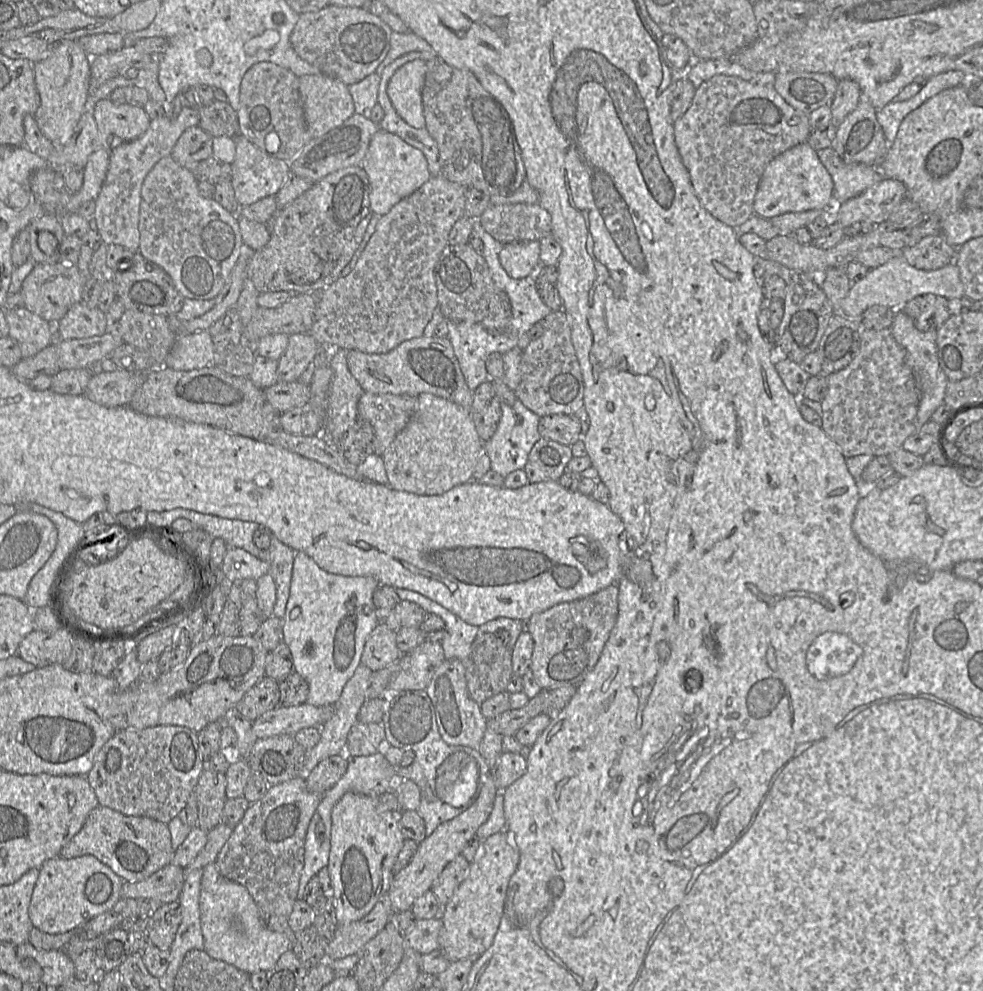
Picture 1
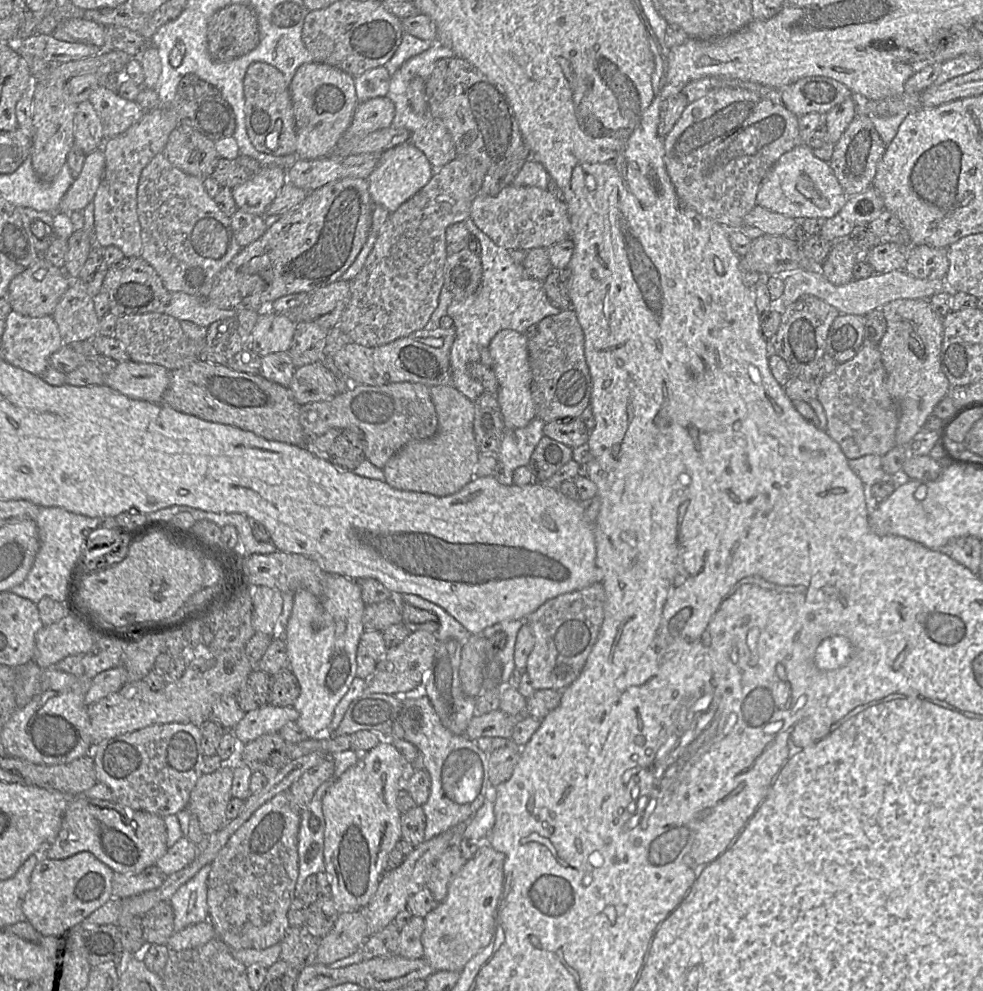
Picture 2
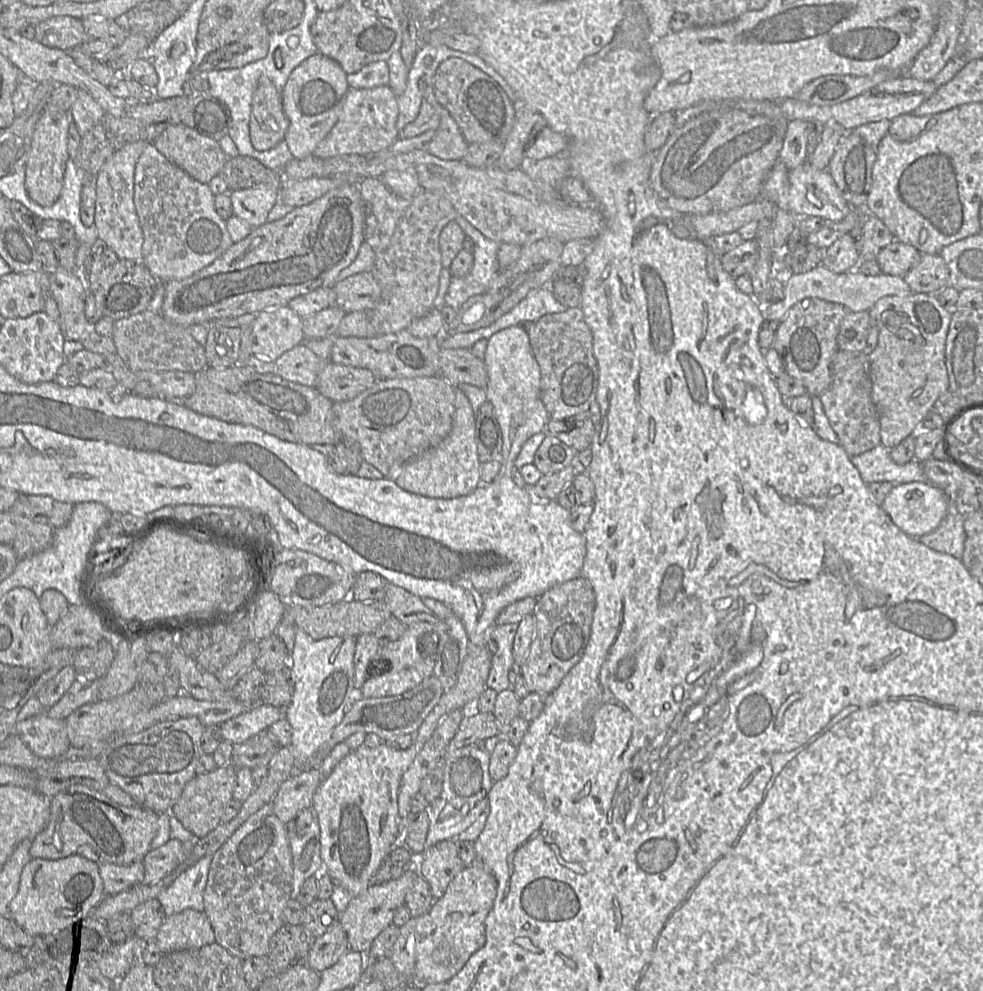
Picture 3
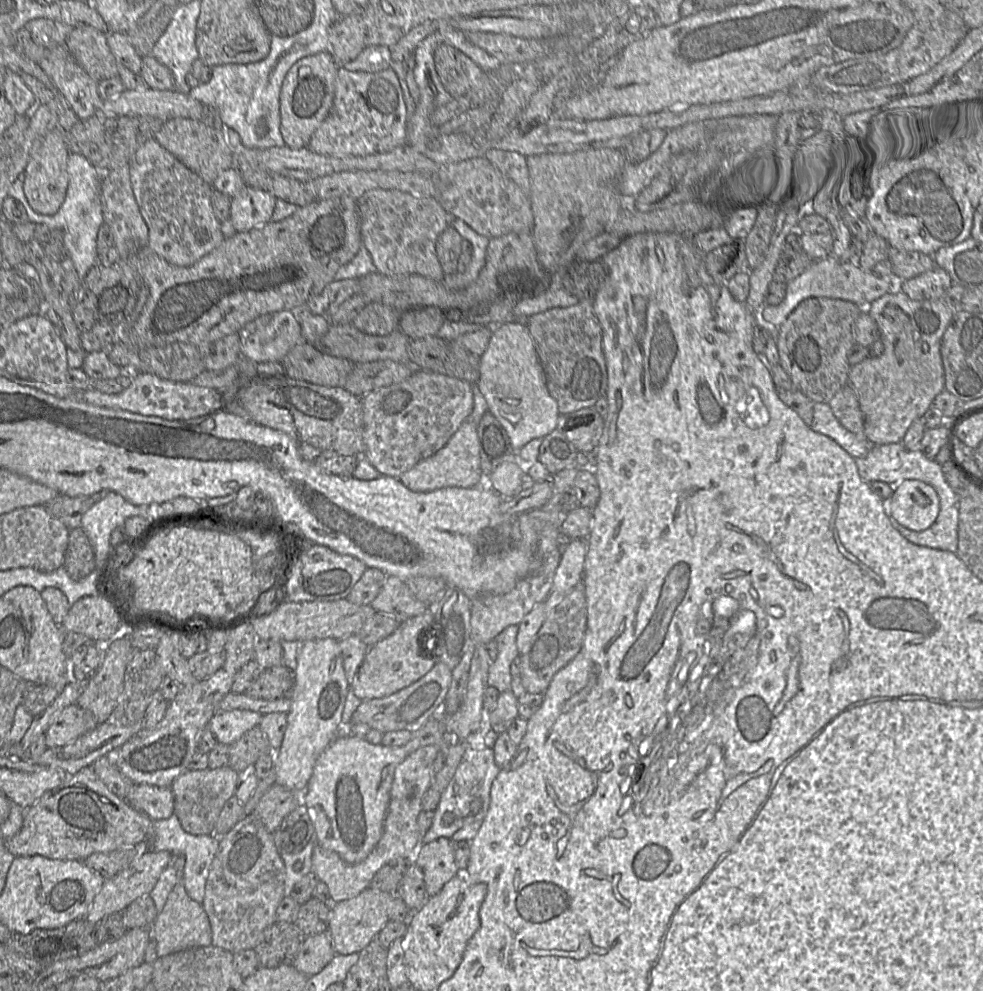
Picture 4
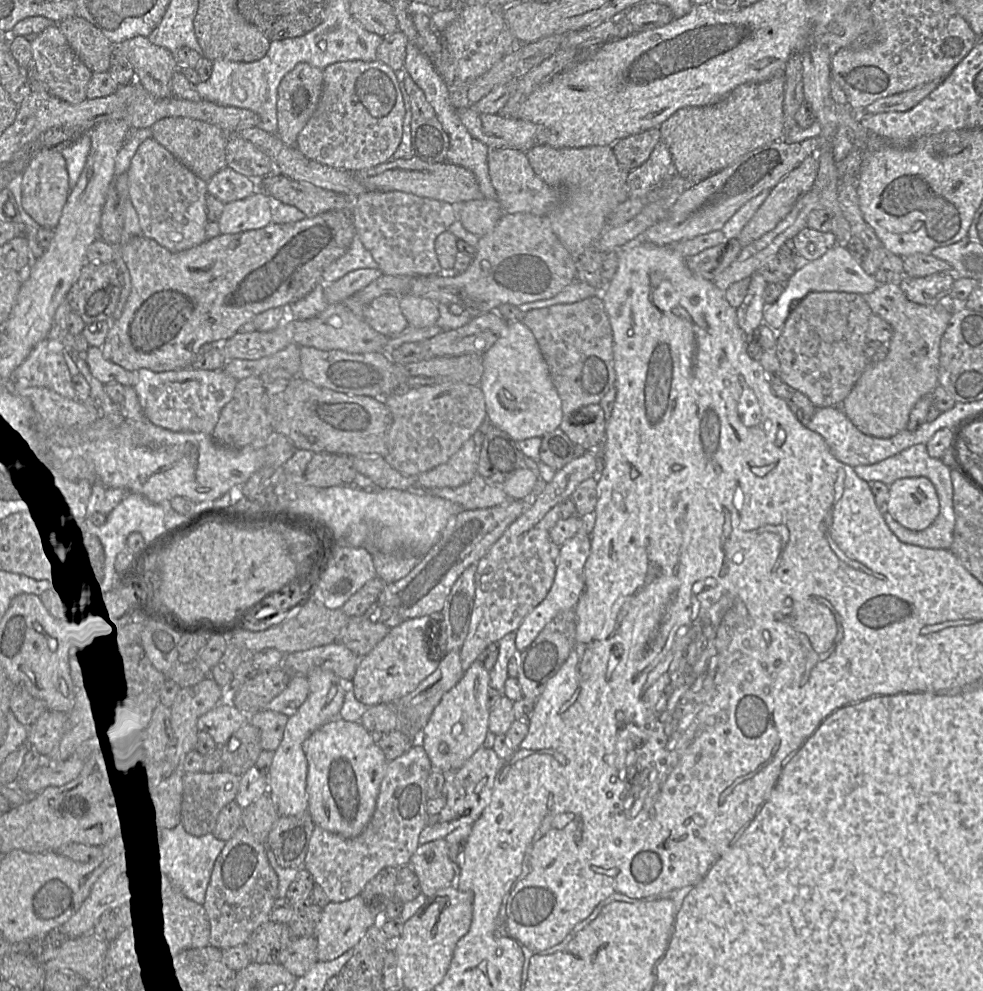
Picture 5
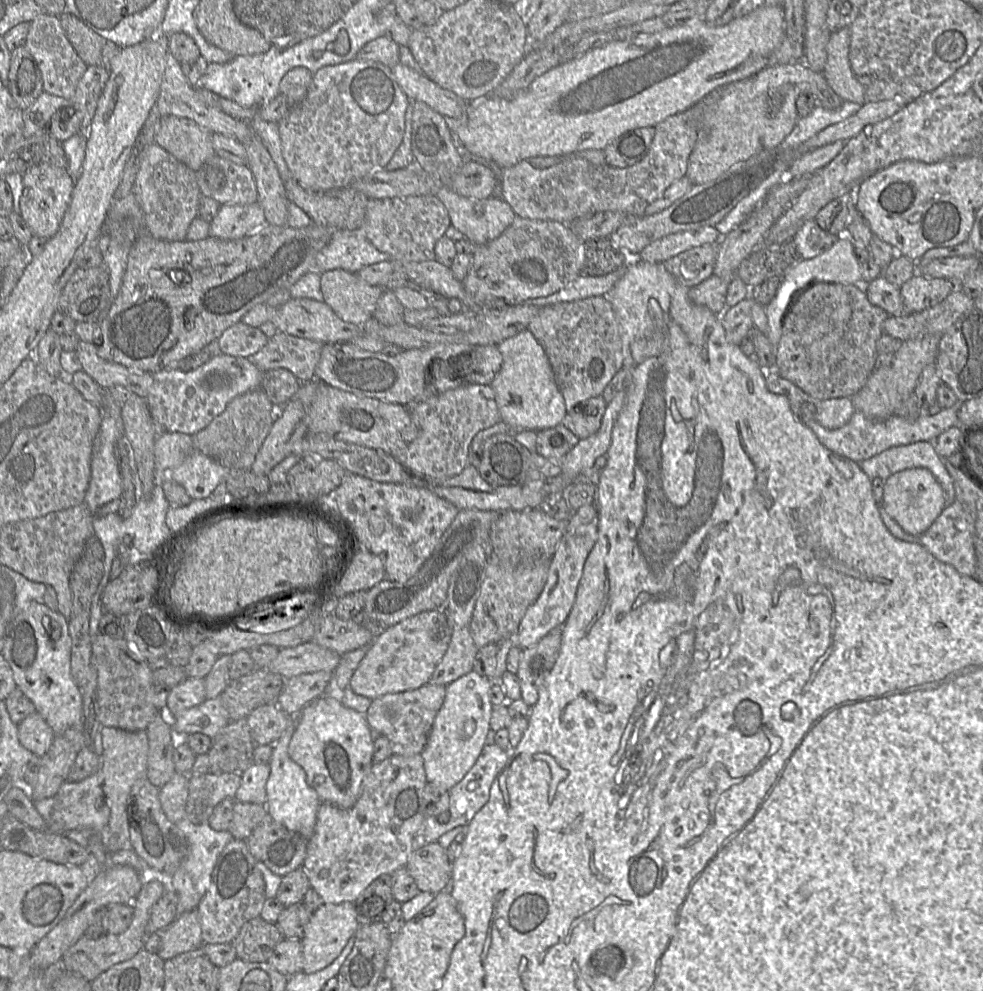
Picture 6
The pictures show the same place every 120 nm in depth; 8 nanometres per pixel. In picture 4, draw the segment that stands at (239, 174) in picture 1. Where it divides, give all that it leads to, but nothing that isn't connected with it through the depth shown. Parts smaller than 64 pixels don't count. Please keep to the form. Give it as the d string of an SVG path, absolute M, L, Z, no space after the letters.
M244 187L230 201L230 216L236 232L245 232L271 221L276 197L269 192Z

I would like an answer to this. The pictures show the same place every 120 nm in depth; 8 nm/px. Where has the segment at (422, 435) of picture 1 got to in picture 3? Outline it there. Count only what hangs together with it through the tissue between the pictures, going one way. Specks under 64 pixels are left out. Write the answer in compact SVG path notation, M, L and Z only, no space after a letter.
M455 387L455 413L452 429L437 446L407 462L394 476L399 487L425 497L456 498L473 492L480 484L480 465L476 444L476 417L467 398Z

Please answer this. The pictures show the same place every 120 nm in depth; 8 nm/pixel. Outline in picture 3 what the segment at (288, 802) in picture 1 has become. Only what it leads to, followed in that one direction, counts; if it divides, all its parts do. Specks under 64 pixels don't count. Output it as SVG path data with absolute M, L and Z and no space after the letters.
M267 803L252 814L212 857L204 890L204 913L214 930L215 943L242 960L266 958L271 937L284 925L283 911L291 899L292 881L293 863L286 824L275 815L271 803Z

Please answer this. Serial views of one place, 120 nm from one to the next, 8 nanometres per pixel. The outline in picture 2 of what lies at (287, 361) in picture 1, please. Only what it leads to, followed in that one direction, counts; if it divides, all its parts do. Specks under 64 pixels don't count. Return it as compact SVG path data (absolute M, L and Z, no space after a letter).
M312 322L296 324L288 353L296 368L322 361L328 330Z

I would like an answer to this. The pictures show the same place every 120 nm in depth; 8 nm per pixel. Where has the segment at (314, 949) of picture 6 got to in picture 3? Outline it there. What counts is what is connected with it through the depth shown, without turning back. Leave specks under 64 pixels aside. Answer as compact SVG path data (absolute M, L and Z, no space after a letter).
M409 868L399 878L384 884L371 884L360 895L342 902L338 921L347 934L350 951L368 952L374 939L392 924L398 907L404 905L404 898L414 878L415 868Z

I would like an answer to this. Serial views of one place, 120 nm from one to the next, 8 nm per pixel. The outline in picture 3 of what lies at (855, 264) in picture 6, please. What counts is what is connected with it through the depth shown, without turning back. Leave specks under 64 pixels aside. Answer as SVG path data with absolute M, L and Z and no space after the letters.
M823 264L801 274L782 273L784 279L784 297L774 303L764 304L766 320L780 322L790 308L806 298L820 298L826 301L839 303L846 306L849 311L868 311L884 296L906 296L912 293L903 277L888 274L868 276L856 269L845 273L834 273Z

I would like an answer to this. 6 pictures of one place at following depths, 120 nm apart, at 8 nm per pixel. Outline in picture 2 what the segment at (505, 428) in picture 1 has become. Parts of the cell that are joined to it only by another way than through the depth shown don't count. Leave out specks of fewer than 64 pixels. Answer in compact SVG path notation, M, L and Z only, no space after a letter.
M535 417L525 427L505 430L495 454L500 465L512 471L528 465L533 451L544 436L544 424L543 420Z

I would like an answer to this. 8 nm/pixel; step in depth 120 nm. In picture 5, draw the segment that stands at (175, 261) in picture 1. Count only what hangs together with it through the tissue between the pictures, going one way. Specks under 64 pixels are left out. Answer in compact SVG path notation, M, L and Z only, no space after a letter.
M153 138L143 141L127 170L129 198L139 218L141 235L176 253L207 240L207 182L197 177Z

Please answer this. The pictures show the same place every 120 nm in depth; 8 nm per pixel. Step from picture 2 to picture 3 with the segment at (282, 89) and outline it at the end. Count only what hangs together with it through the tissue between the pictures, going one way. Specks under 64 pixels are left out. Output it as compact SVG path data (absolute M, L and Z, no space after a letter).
M262 77L251 104L249 135L253 147L259 151L273 148L284 140L288 125L281 92L267 77Z

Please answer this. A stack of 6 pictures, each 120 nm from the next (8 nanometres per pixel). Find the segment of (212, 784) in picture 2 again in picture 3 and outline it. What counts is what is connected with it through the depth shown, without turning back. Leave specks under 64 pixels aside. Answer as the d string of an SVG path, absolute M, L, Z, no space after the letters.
M232 764L217 767L215 770L196 774L184 787L183 792L172 806L172 813L195 838L203 838L220 823L225 807L233 797L236 770Z

